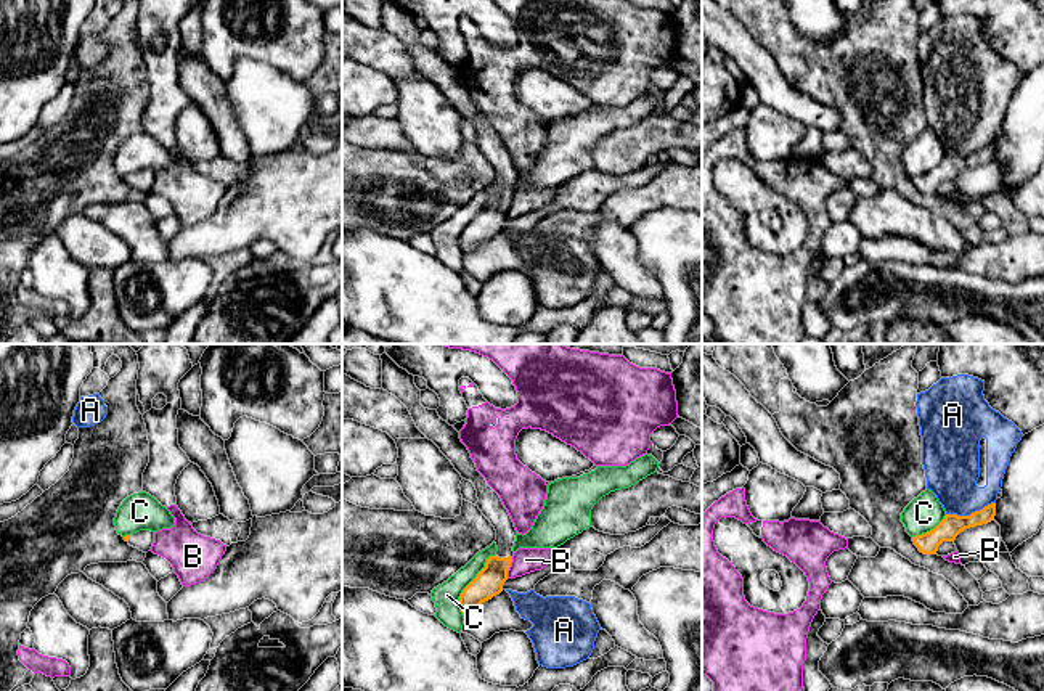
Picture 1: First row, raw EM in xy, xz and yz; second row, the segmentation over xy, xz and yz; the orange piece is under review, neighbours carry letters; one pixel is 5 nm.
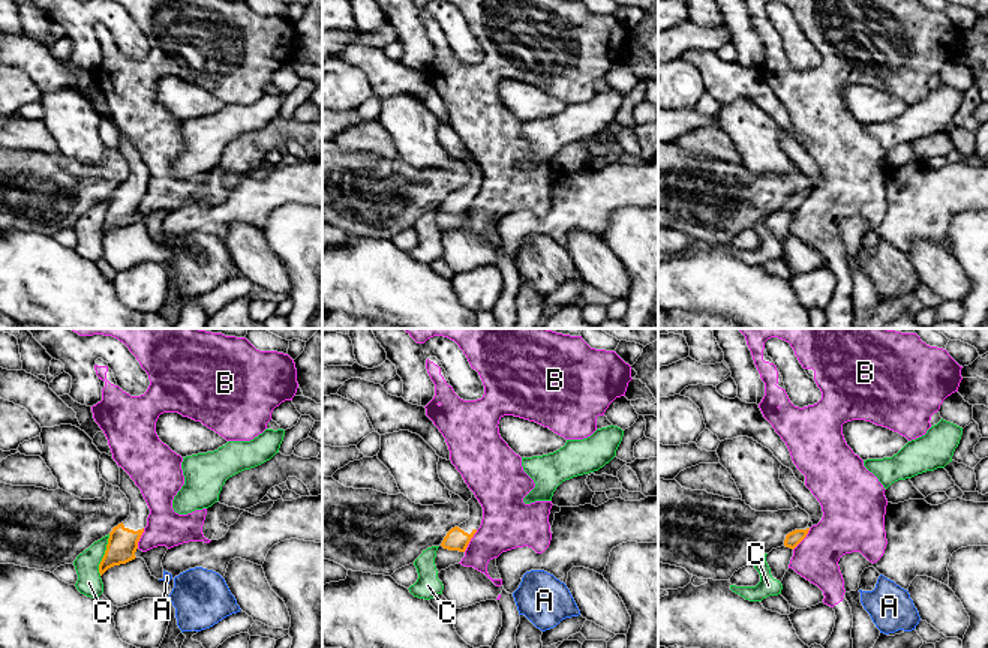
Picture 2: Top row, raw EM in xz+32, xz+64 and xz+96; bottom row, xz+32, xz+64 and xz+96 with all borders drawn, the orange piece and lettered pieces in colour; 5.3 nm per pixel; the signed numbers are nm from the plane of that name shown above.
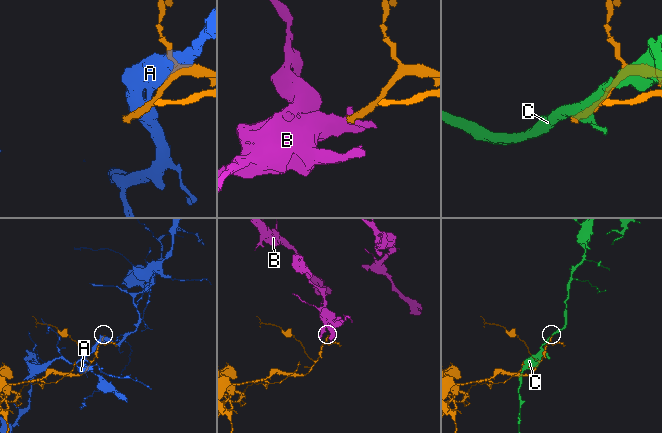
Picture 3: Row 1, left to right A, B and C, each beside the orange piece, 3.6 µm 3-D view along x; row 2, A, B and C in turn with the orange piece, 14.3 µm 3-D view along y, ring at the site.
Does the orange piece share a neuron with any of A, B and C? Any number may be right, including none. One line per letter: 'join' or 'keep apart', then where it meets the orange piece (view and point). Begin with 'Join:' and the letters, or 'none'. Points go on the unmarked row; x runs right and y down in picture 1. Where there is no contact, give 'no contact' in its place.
Join: none
A: keep apart; meets orange in yz at (972, 153)
B: keep apart; meets orange in xz at (508, 208)
C: keep apart; meets orange in xz at (468, 225)

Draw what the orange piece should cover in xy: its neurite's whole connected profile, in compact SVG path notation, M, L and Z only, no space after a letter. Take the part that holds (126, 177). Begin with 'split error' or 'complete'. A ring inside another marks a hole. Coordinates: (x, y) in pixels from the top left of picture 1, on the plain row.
split error; M140 170L132 175L125 175L124 180L133 186L138 188L143 193L148 193L154 183L154 172L151 170Z

